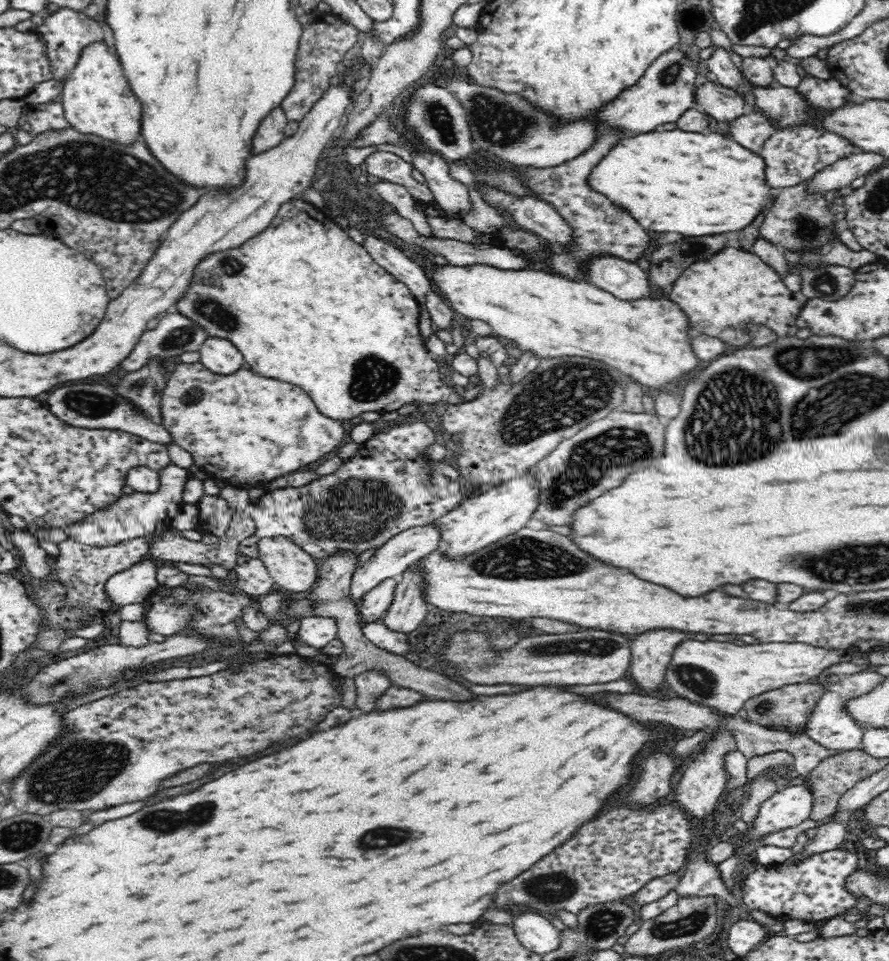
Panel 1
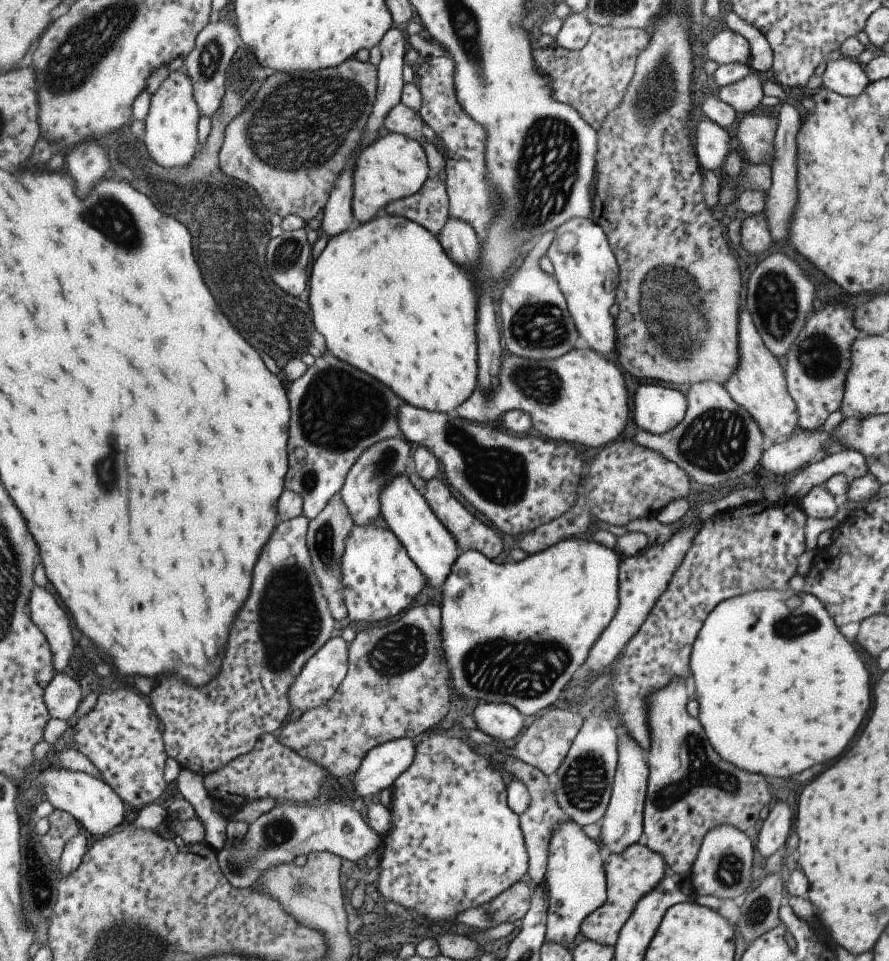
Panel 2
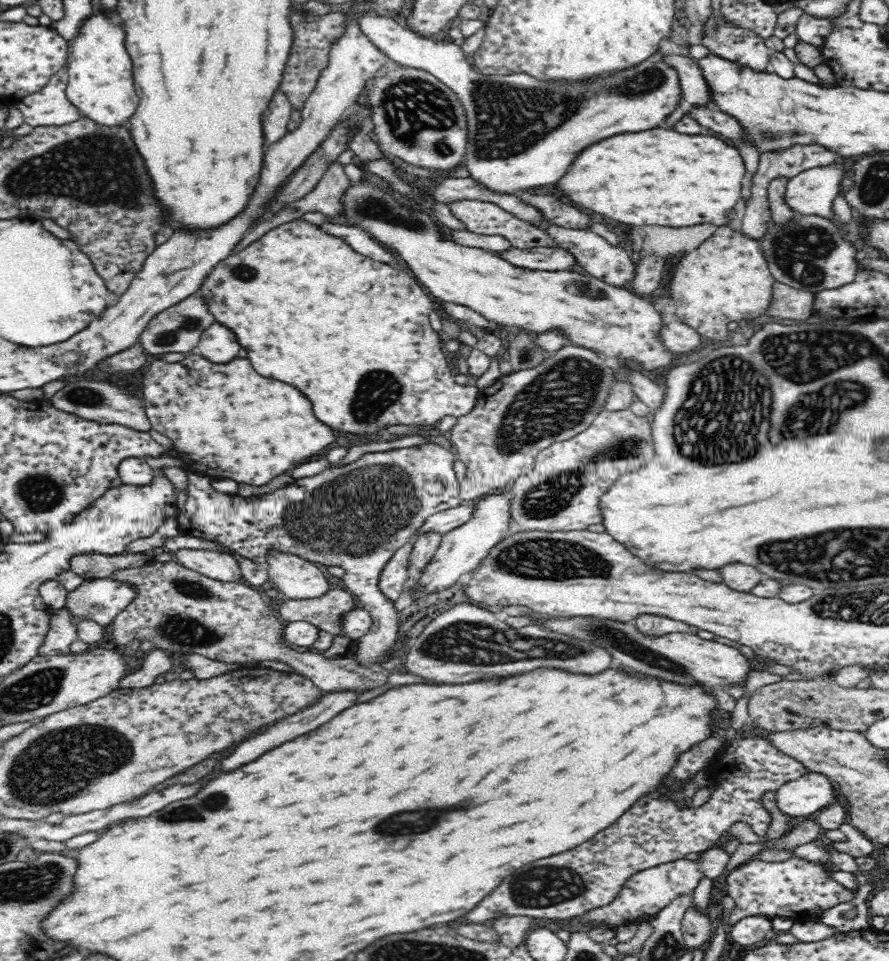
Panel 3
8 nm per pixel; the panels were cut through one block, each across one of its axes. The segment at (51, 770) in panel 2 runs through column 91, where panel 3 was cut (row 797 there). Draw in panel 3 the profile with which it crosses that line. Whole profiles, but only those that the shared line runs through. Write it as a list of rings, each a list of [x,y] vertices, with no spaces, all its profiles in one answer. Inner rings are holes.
[[[808,771],[775,792],[778,807],[789,817],[815,816],[836,800],[832,783],[826,774]]]

